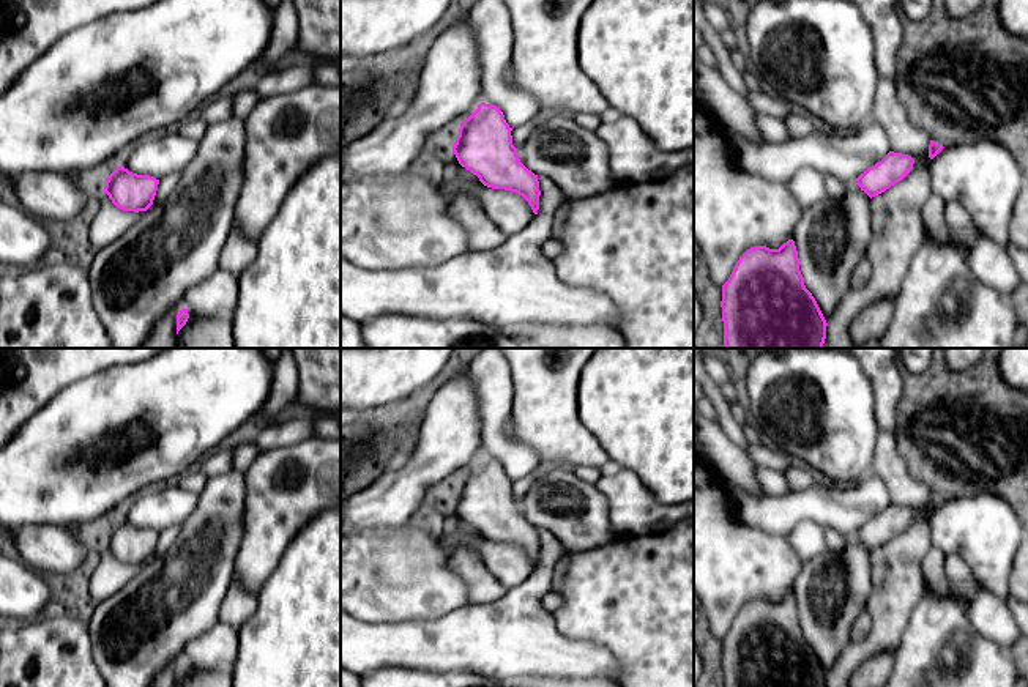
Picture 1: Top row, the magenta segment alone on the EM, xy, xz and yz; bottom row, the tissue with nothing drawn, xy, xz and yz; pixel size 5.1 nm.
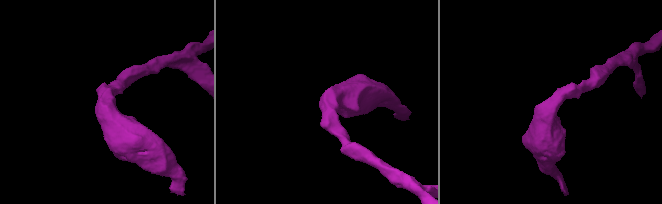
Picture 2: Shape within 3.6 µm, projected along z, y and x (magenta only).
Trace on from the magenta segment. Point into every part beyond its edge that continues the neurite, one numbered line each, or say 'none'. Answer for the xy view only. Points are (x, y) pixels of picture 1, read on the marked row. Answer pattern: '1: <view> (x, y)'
none

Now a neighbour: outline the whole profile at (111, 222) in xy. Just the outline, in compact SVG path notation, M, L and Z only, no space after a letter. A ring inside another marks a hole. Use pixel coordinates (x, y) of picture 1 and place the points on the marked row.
M101 194L101 205L91 221L88 238L95 251L106 247L128 232L145 211L123 211L117 208L107 194Z

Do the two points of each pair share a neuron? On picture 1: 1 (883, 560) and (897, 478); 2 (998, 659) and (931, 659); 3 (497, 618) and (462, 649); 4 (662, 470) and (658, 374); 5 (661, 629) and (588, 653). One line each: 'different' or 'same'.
1: same
2: same
3: same
4: same
5: different

